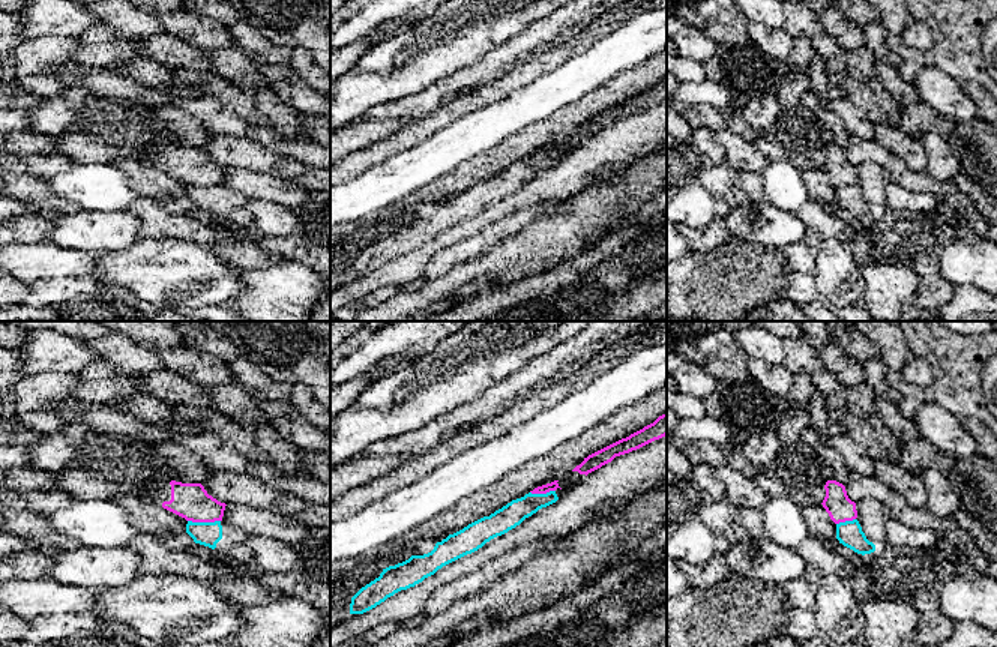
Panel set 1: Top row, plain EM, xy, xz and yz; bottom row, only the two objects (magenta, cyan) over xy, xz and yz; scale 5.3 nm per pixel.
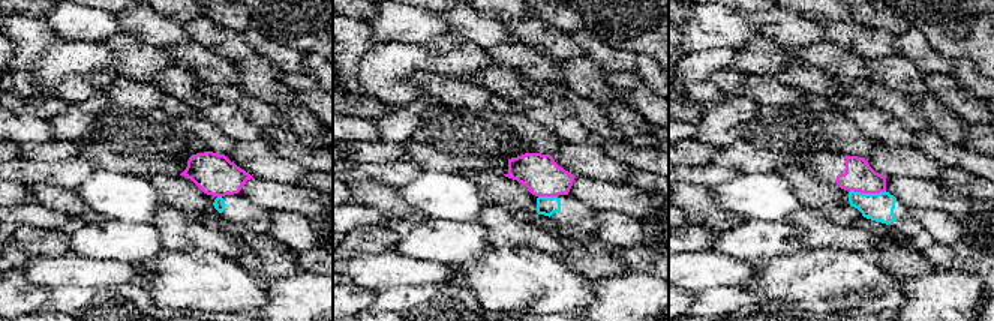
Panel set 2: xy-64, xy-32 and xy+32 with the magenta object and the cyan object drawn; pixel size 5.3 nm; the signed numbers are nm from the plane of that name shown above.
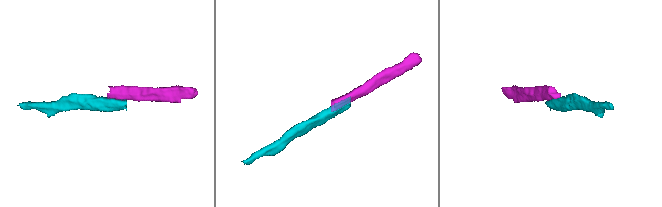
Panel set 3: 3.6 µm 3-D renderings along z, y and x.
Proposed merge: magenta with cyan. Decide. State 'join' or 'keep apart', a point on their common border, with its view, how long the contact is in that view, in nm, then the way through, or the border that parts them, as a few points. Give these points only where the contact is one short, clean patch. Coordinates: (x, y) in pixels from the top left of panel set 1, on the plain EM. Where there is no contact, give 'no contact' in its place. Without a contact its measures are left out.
keep apart | xy (204, 185) | 180 nm | along xy (188, 183), (219, 185)

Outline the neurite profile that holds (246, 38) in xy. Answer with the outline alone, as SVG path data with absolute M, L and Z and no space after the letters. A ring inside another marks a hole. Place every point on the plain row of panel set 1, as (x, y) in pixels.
M237 21L230 27L236 47L260 65L279 65L290 60L294 48L279 47L260 35L248 21Z

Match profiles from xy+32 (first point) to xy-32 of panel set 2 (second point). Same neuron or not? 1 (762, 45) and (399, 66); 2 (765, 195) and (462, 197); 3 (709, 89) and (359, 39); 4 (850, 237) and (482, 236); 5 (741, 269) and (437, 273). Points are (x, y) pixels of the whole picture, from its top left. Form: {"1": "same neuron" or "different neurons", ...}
{"1": "different neurons", "2": "same neuron", "3": "different neurons", "4": "different neurons", "5": "same neuron"}

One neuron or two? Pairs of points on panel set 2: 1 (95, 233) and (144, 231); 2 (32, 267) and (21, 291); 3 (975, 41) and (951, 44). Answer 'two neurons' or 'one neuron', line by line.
1: one neuron
2: two neurons
3: one neuron

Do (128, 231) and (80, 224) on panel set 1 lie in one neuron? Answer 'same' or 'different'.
same

